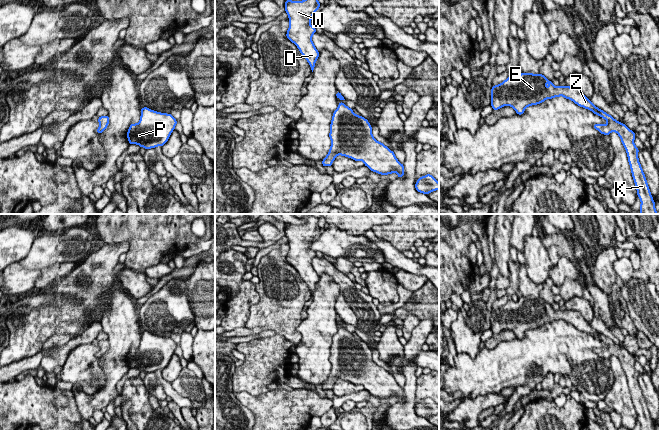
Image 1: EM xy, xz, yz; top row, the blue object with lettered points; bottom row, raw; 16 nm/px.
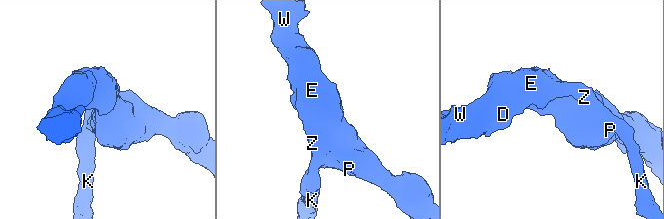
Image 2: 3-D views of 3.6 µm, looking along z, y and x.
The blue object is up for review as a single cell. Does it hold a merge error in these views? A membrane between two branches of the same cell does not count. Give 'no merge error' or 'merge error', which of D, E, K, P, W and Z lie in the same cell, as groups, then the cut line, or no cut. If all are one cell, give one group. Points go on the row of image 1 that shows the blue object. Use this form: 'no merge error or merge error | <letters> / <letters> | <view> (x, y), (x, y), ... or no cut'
no merge error | D E K P W Z | no cut

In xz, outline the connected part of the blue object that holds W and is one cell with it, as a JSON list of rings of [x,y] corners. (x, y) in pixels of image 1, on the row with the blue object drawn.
[[[285,0],[284,7],[290,23],[286,37],[298,47],[313,72],[320,53],[312,42],[316,28],[311,26],[310,22],[314,13],[320,8],[320,3],[318,0]]]

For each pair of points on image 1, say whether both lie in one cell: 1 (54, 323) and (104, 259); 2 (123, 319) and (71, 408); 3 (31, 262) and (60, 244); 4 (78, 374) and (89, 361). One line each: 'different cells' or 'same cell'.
1: same cell
2: different cells
3: same cell
4: same cell

